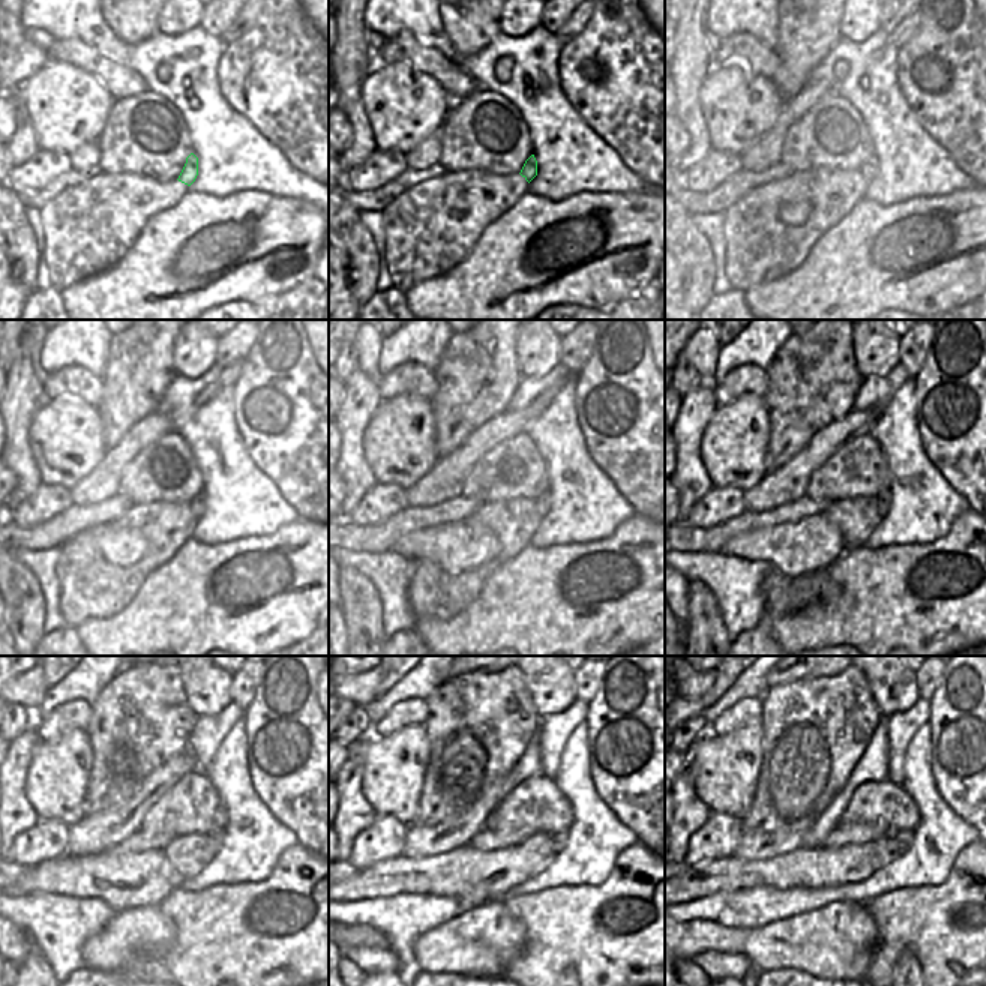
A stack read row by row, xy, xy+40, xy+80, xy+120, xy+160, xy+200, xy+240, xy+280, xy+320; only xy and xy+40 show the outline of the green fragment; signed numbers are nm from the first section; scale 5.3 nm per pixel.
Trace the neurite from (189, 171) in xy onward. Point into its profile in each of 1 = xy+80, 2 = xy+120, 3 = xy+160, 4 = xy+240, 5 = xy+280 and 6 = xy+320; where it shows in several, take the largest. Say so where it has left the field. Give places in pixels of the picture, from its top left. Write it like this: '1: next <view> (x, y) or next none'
1: next xy+80 (868, 170)
2: next xy+120 (197, 505)
3: next xy+160 (542, 502)
4: next xy+240 (216, 838)
5: next xy+280 (559, 838)
6: next xy+320 (904, 839)

